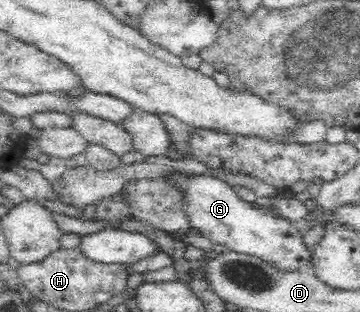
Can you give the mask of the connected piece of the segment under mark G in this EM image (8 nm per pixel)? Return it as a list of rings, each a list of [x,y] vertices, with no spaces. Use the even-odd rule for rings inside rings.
[[[180,172],[168,173],[161,179],[179,191],[179,206],[189,224],[213,244],[225,246],[227,250],[260,256],[268,262],[274,262],[282,270],[311,266],[311,250],[304,243],[298,224],[242,200],[234,191],[234,185],[224,182],[224,178]]]

